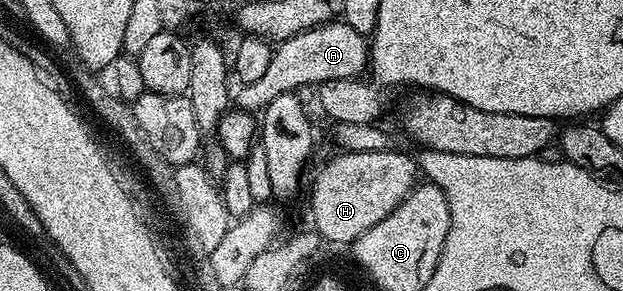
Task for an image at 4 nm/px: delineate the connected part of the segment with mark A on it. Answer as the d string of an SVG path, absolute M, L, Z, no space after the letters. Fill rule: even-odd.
M343 19L327 21L325 25L318 26L317 29L307 29L290 39L279 42L272 50L272 58L266 66L266 71L256 82L249 85L241 84L240 90L235 90L234 105L241 111L262 111L274 99L283 93L300 91L303 85L313 85L319 87L327 85L332 80L351 81L359 78L360 73L368 65L368 41L369 38L363 33L354 31Z

